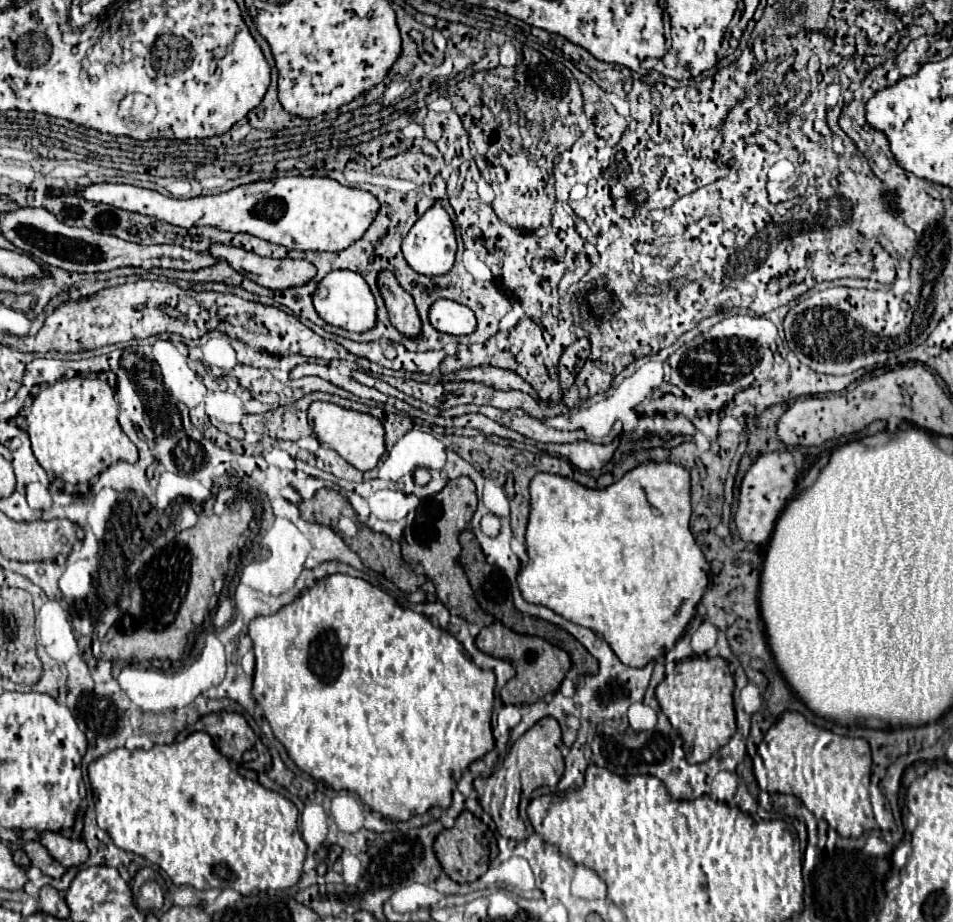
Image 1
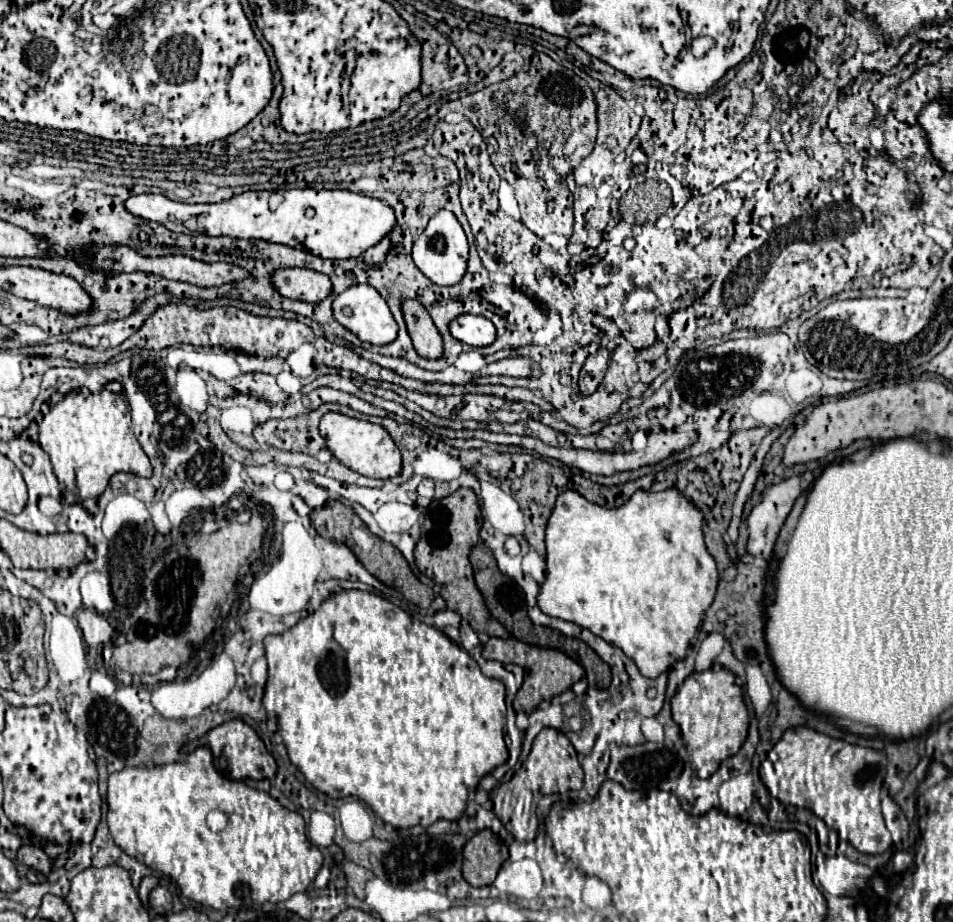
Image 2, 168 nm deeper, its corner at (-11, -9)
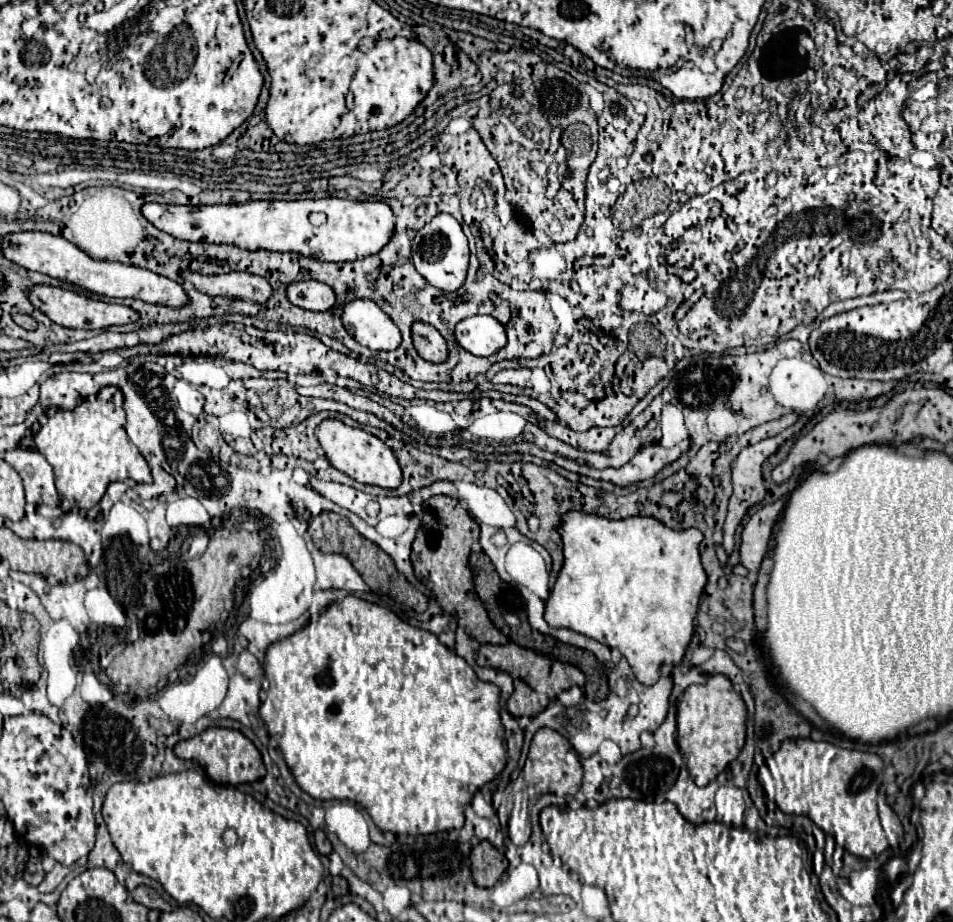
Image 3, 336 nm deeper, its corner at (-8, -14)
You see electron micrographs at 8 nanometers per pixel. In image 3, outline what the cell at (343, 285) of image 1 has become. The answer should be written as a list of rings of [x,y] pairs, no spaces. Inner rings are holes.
[[[369,298],[347,302],[341,322],[361,346],[367,346],[371,350],[395,350],[401,344],[399,328]]]

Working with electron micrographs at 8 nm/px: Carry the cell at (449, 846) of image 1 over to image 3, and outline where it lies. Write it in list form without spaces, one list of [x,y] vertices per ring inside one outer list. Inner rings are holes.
[[[479,842],[473,846],[469,860],[473,882],[481,888],[493,888],[507,870],[507,858],[491,842]]]

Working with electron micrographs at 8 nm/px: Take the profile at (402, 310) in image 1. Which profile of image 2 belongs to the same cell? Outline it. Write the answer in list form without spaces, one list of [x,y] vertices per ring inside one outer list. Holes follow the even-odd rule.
[[[408,299],[402,305],[404,319],[408,325],[408,333],[412,337],[414,349],[420,357],[428,359],[438,359],[442,357],[442,335],[438,333],[432,317],[424,309],[422,303]]]

